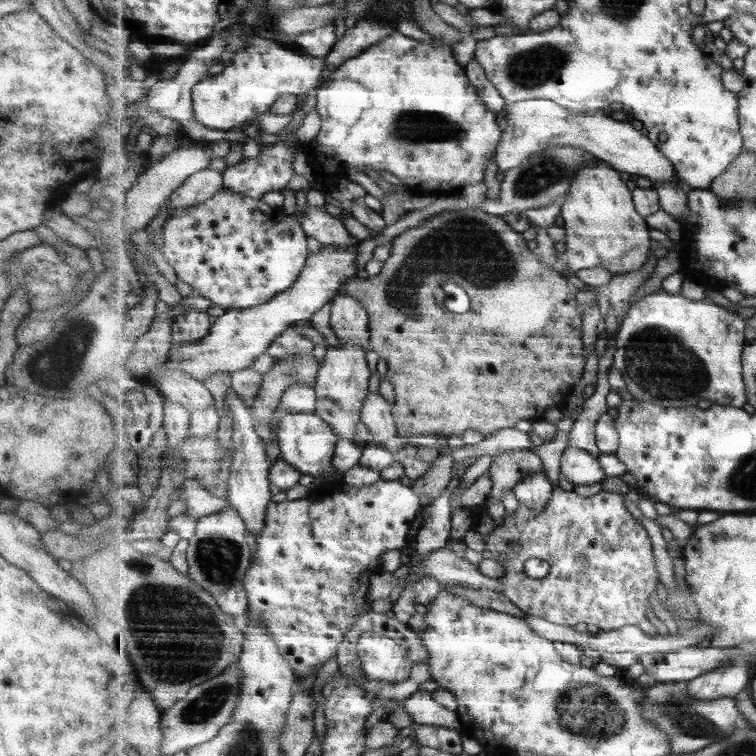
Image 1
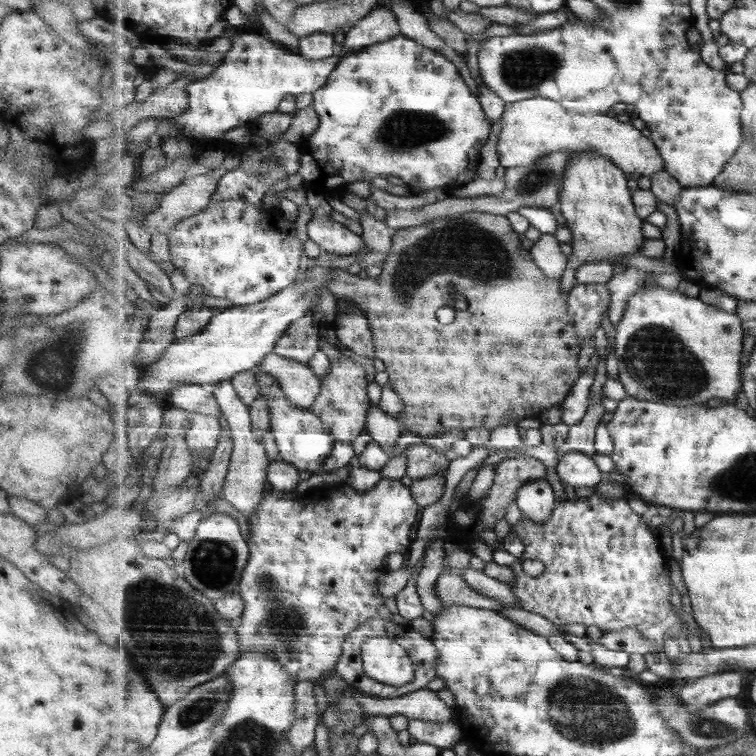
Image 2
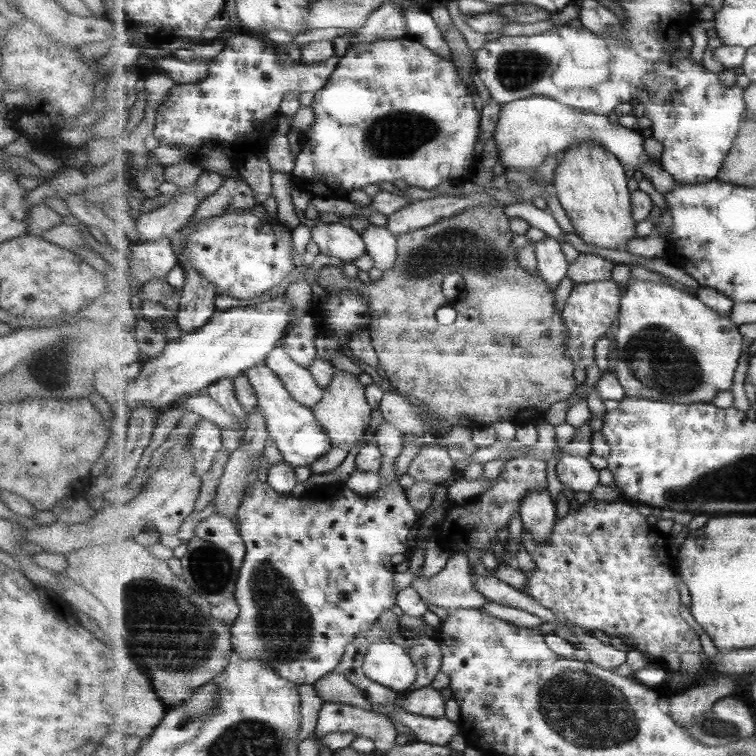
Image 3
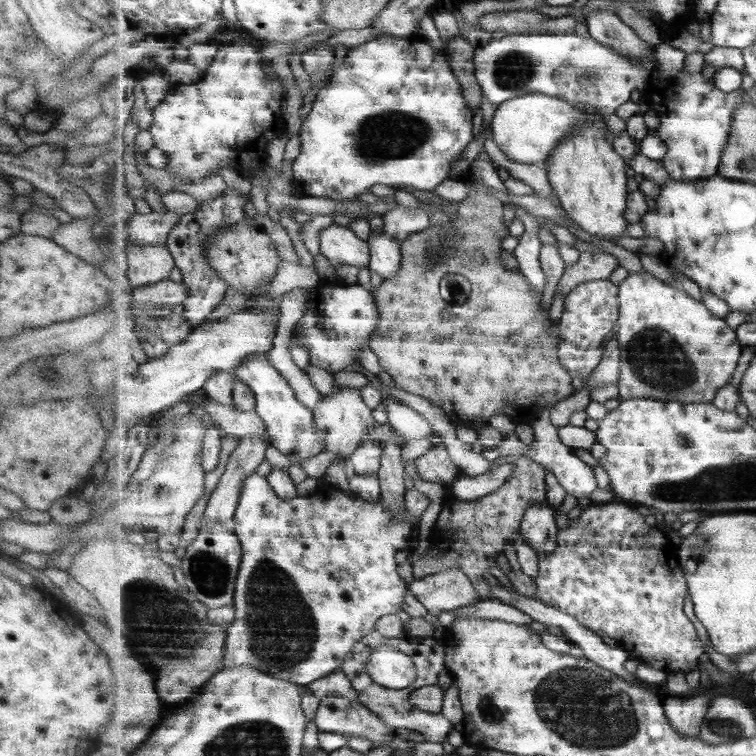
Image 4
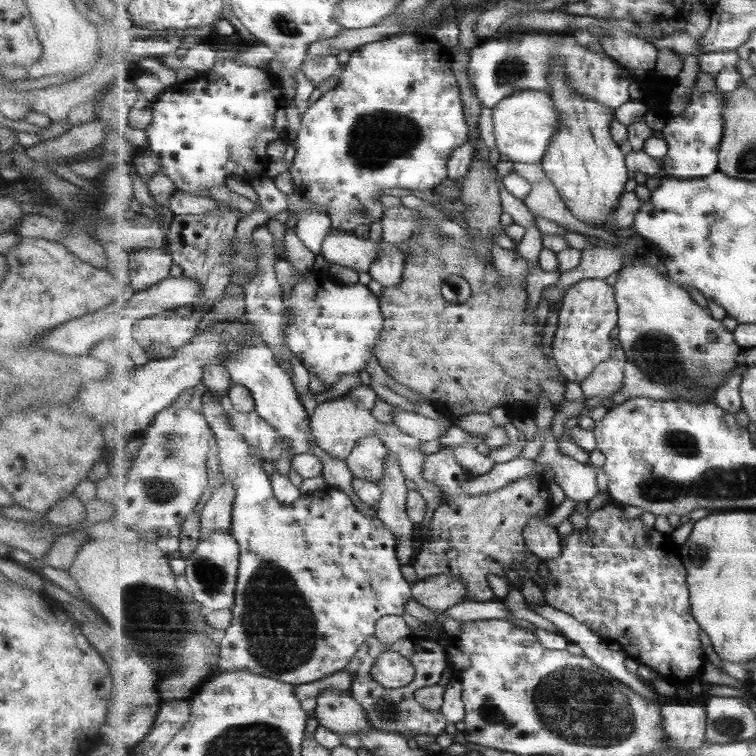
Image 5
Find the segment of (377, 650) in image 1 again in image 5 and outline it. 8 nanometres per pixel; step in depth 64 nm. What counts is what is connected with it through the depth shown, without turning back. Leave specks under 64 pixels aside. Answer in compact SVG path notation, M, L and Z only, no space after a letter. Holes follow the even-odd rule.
M385 651L373 665L373 678L387 688L403 688L415 680L413 663L395 651Z

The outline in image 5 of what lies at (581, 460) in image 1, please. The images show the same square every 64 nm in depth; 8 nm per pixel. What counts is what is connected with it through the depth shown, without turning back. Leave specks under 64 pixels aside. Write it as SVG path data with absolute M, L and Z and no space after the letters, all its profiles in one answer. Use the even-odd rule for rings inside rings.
M541 396L541 402L539 402L539 416L535 414L535 417L531 420L537 426L536 434L543 435L543 443L541 451L534 459L537 464L550 467L555 472L554 483L559 485L564 491L567 498L573 500L575 503L588 503L589 500L593 500L597 494L599 494L599 486L597 486L597 472L591 464L580 464L577 460L566 456L560 448L560 440L555 437L554 431L550 429L551 421L555 418L556 412L553 409L553 403L547 398L547 396Z

